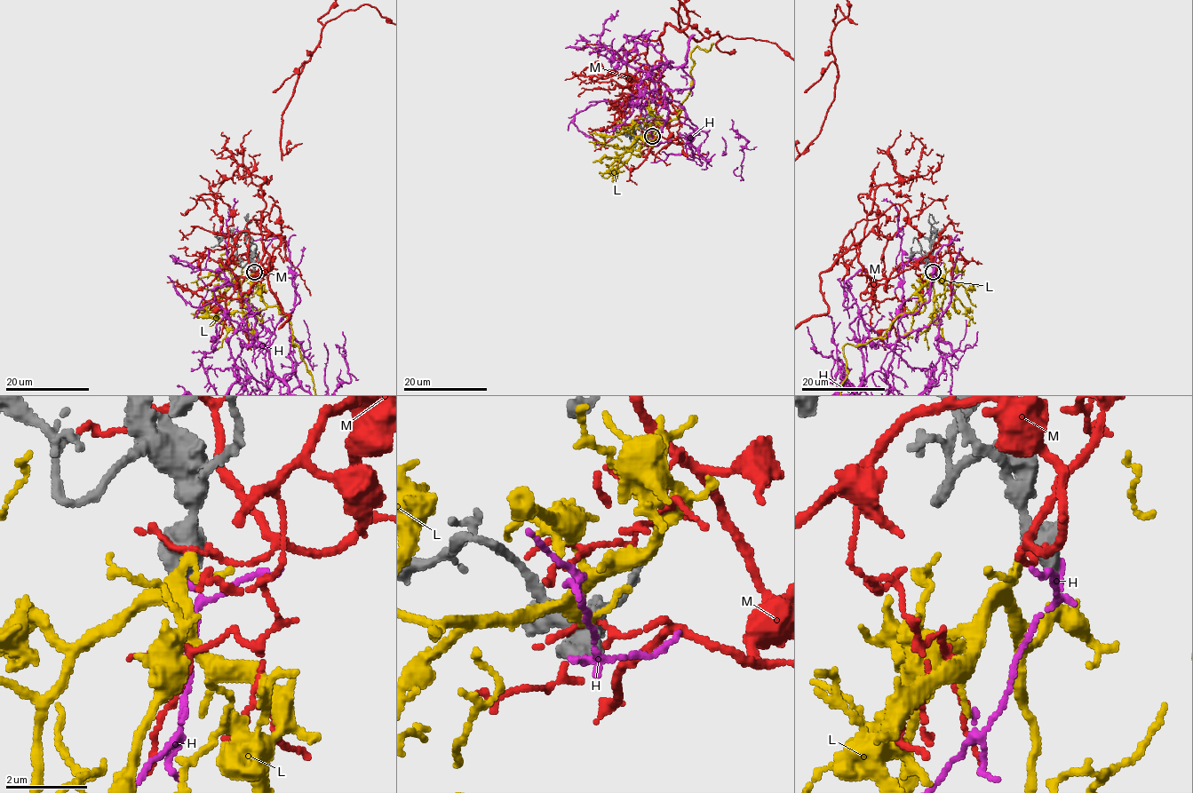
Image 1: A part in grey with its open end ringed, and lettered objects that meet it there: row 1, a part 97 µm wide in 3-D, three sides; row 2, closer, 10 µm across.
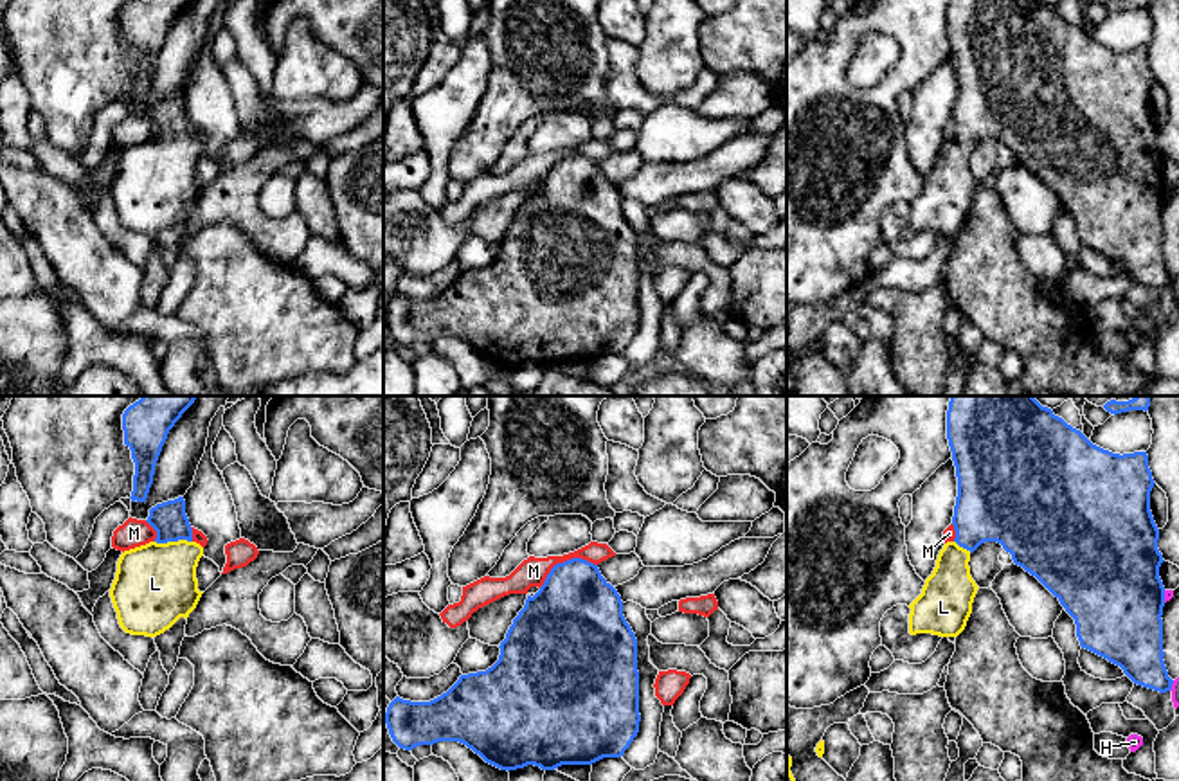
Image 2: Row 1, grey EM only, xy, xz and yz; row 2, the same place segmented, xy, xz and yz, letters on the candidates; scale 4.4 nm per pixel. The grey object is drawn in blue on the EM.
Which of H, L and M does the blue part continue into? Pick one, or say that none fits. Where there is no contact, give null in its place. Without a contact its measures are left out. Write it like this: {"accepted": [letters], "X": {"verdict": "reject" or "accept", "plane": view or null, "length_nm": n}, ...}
{"accepted": ["L"], "H": {"verdict": "reject", "plane": "yz", "length_nm": 60}, "L": {"verdict": "accept", "plane": "xy", "length_nm": 170}, "M": {"verdict": "reject", "plane": "xz", "length_nm": 280}}

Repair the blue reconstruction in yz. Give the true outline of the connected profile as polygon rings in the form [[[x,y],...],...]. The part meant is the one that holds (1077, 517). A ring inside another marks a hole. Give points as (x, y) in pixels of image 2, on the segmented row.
[[[950,396],[947,410],[947,439],[952,452],[952,461],[958,477],[958,497],[954,506],[952,525],[956,538],[947,542],[938,554],[932,574],[925,579],[922,594],[909,605],[909,633],[932,633],[940,637],[958,637],[972,614],[972,603],[977,594],[977,585],[970,576],[970,554],[985,542],[997,542],[1012,554],[1015,565],[1035,576],[1075,619],[1076,637],[1080,646],[1120,666],[1123,673],[1138,686],[1166,693],[1174,680],[1168,677],[1163,651],[1163,606],[1165,587],[1159,578],[1159,567],[1165,561],[1157,549],[1159,529],[1150,511],[1150,491],[1154,488],[1152,471],[1148,468],[1147,452],[1112,453],[1093,444],[1080,430],[1055,416],[1051,408],[1042,407],[1033,396]]]

